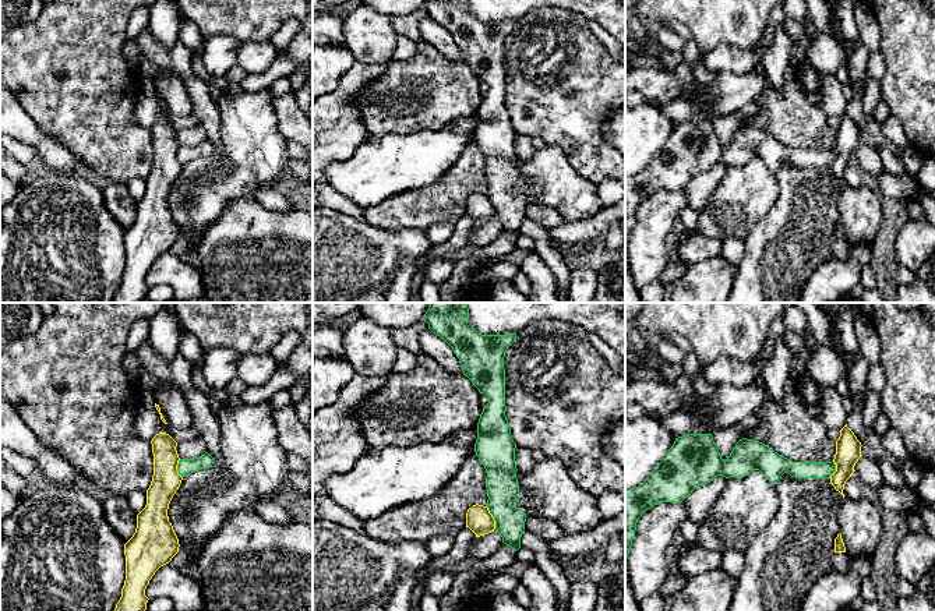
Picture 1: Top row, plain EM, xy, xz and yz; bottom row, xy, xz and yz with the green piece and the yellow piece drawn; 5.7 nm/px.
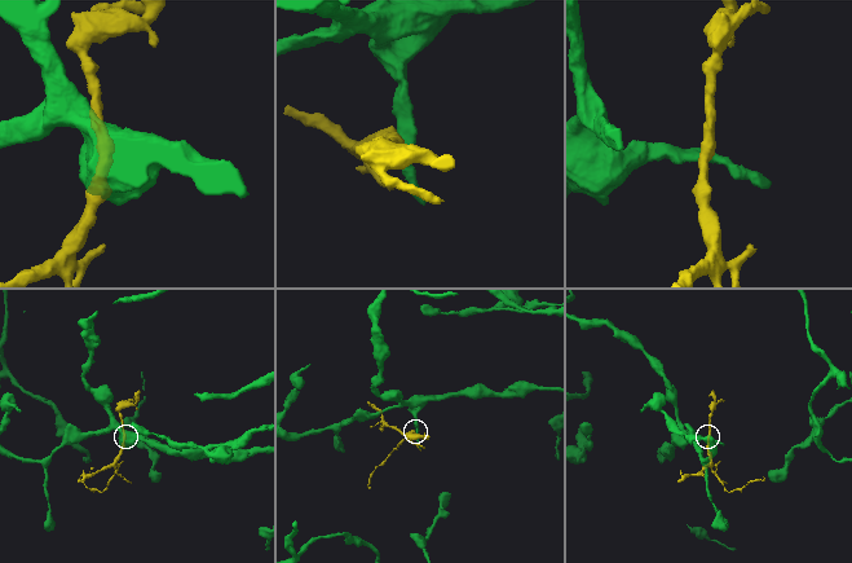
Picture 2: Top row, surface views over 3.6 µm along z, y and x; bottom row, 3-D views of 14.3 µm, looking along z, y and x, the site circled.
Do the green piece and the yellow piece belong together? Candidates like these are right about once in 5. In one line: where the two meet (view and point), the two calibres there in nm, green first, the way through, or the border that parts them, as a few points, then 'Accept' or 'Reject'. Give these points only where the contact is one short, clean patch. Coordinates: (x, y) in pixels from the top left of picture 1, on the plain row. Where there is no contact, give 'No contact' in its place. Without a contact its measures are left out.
Touches green at xz (493, 204). Thickness 190 nm (green) against 150 nm. Boundary: xz (486, 194), (494, 208), (494, 216). Reject

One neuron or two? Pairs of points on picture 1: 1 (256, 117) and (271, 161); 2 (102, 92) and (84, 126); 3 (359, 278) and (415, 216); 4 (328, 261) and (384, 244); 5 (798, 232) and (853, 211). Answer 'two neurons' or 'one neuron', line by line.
1: one neuron
2: one neuron
3: two neurons
4: one neuron
5: two neurons

